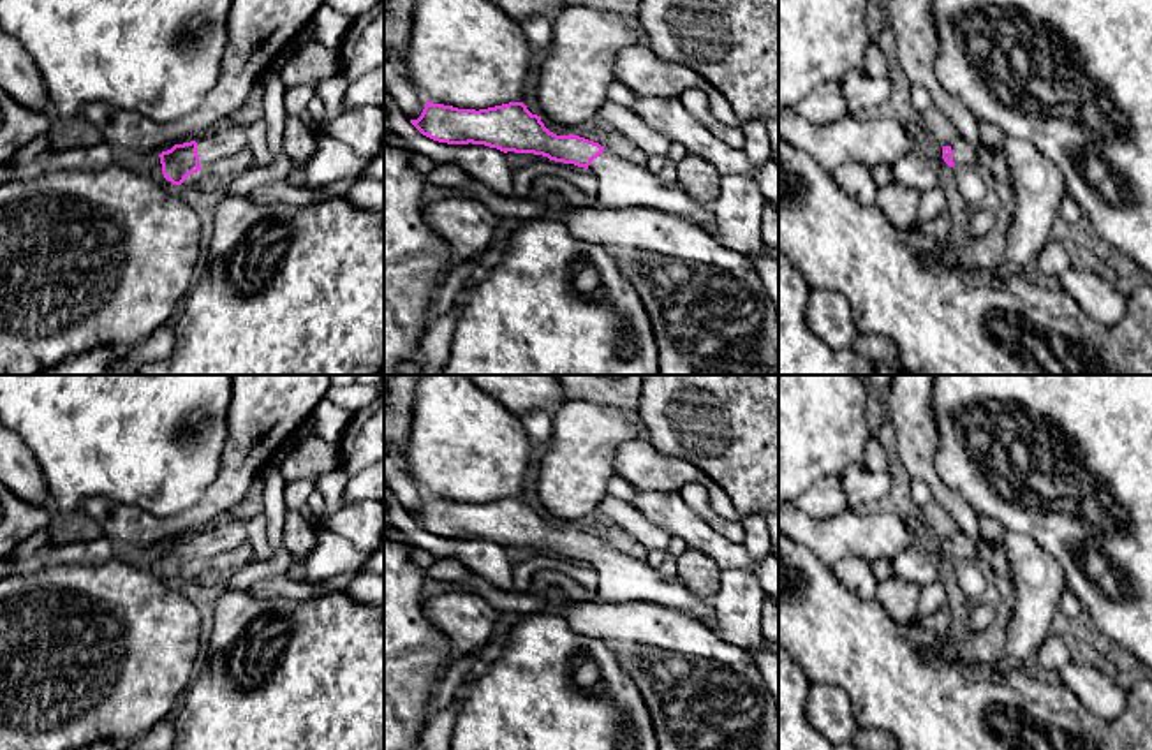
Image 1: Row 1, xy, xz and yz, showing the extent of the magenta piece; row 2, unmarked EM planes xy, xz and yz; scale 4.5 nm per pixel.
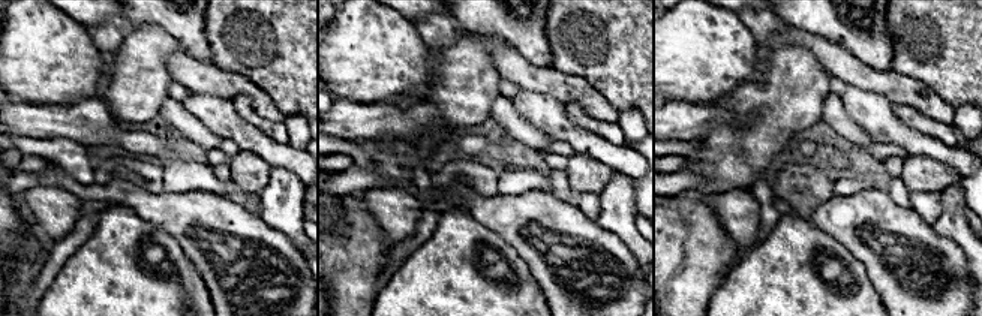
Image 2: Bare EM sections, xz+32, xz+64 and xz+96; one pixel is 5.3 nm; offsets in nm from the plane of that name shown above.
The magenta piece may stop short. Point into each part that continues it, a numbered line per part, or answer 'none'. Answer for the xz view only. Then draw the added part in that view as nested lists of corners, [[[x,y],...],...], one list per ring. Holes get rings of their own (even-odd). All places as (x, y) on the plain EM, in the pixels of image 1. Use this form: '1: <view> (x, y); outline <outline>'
1: xz (620, 578); outline [[[604,544],[588,565],[597,572],[595,599],[601,602],[655,602],[701,618],[708,625],[715,623],[712,599],[692,593],[678,576],[664,579],[646,560]]]

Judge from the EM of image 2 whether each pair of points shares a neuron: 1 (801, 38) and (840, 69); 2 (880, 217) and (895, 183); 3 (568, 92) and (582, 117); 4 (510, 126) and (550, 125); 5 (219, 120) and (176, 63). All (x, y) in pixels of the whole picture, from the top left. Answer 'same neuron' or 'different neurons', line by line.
1: same neuron
2: different neurons
3: different neurons
4: different neurons
5: different neurons

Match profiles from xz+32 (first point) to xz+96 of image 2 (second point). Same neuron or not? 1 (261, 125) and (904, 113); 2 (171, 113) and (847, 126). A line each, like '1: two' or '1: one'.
1: one
2: one

